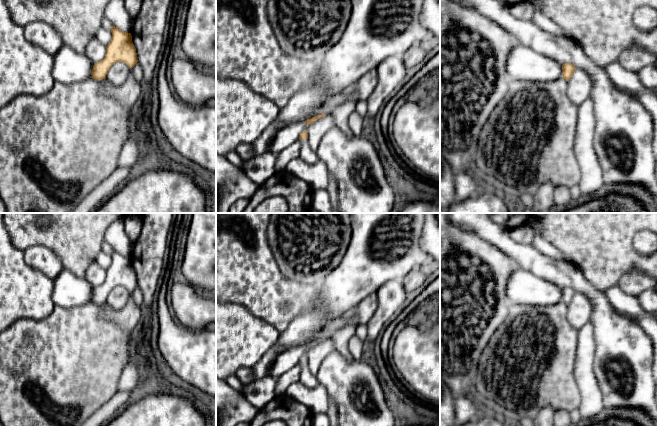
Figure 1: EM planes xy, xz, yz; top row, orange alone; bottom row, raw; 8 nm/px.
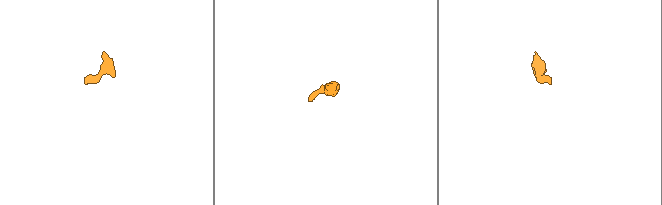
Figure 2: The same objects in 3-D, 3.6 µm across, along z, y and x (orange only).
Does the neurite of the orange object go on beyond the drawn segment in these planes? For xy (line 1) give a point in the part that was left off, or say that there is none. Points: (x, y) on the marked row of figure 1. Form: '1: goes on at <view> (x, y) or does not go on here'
1: does not go on here

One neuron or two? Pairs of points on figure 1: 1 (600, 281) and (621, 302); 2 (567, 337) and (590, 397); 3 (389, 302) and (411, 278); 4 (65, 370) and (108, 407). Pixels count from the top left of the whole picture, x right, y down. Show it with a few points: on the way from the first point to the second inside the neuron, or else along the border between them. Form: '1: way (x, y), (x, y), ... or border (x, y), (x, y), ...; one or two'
1: border (617, 285), (609, 287), (604, 293); two
2: border (578, 336), (578, 347), (574, 365), (575, 382); two
3: border (400, 280), (406, 292); two
4: border (117, 392), (90, 415); two

